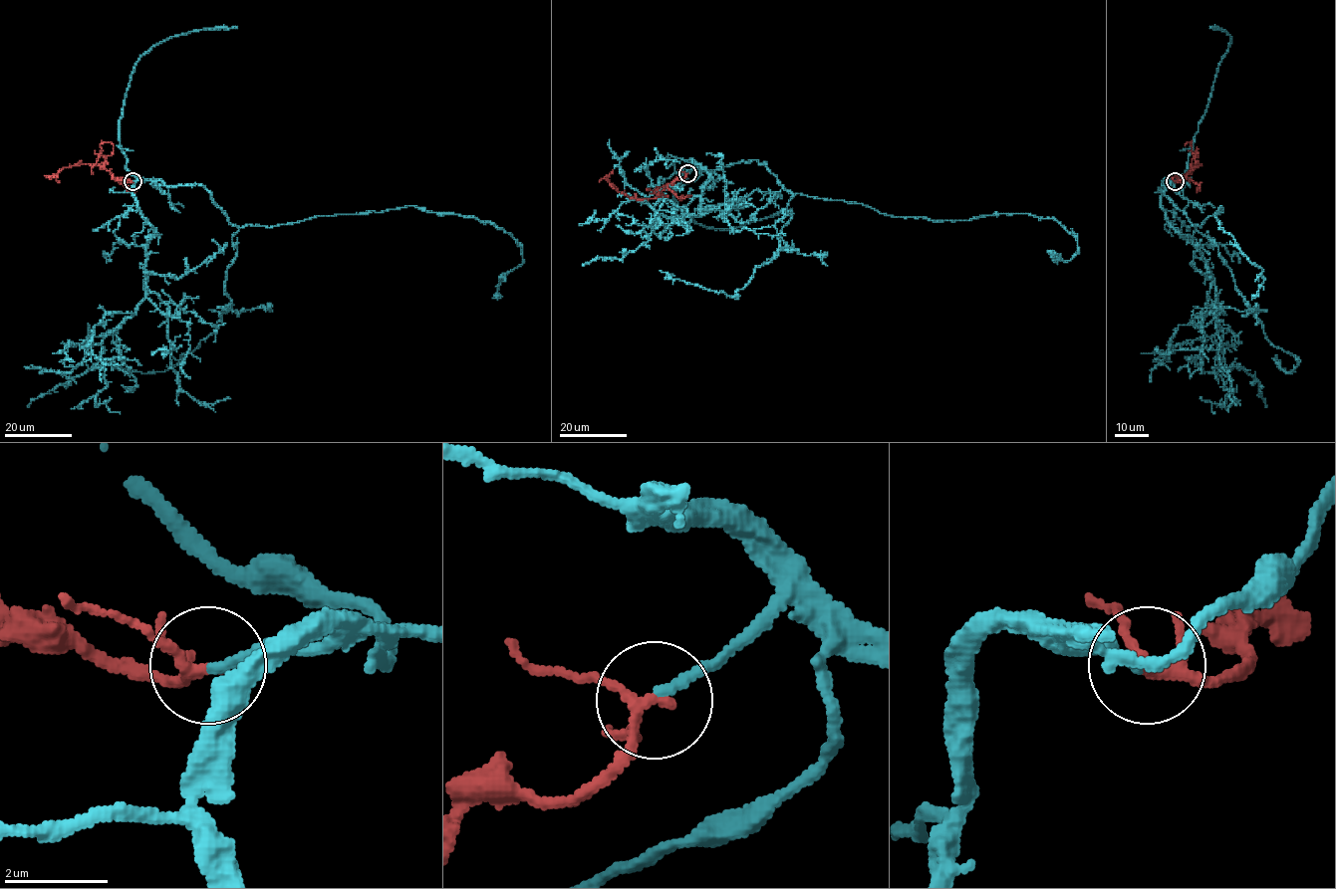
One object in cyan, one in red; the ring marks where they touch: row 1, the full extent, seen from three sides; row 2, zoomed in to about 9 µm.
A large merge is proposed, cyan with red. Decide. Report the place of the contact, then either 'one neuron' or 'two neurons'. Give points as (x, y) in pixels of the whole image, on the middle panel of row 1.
at (687, 173); one neuron

